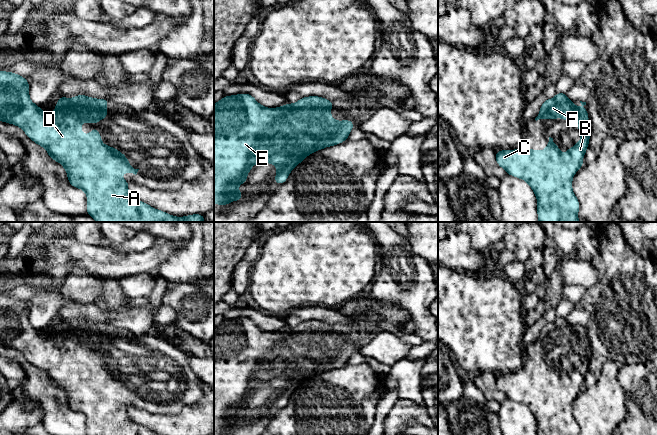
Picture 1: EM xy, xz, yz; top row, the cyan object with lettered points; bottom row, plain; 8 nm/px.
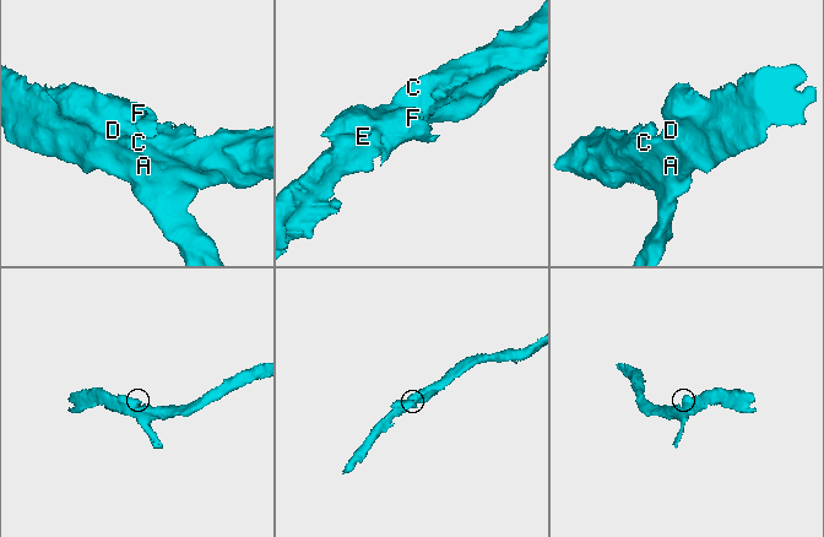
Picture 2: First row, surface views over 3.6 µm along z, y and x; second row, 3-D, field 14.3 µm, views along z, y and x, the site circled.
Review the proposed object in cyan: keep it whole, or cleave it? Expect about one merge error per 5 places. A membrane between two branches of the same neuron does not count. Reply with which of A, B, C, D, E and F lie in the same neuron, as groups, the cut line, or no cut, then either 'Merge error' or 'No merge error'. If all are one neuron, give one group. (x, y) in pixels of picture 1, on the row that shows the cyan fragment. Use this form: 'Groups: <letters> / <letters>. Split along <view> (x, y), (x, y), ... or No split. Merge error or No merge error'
Groups: A B C D E F. No split. No merge error

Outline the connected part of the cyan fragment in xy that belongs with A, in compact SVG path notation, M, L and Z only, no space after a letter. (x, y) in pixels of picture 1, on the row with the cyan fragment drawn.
M0 70L0 121L22 128L25 134L36 144L45 148L52 160L59 162L66 170L69 183L82 189L87 195L87 214L97 222L205 222L204 215L193 214L184 217L175 217L166 212L152 208L150 205L137 200L129 194L128 181L124 180L123 173L137 174L139 169L130 167L130 161L115 146L108 147L102 144L98 128L92 129L89 135L81 131L81 124L89 122L97 124L99 120L107 118L107 99L95 99L80 94L68 99L61 96L52 113L45 113L35 105L29 97L29 82L22 76Z

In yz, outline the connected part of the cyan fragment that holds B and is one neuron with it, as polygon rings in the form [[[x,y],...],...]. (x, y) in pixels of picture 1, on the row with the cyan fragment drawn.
[[[556,93],[553,99],[546,99],[541,108],[538,116],[535,120],[539,119],[556,119],[562,118],[567,121],[577,121],[578,130],[581,135],[581,140],[575,144],[572,148],[567,149],[564,155],[558,146],[554,143],[553,138],[549,137],[549,142],[546,148],[541,152],[540,150],[526,150],[526,149],[513,149],[511,151],[501,150],[496,152],[496,162],[500,167],[502,167],[506,174],[512,175],[514,177],[520,178],[526,181],[537,197],[537,214],[539,222],[580,222],[578,219],[578,211],[580,205],[577,197],[574,195],[572,190],[572,179],[575,173],[584,165],[582,160],[586,153],[587,147],[589,145],[590,132],[587,123],[590,121],[587,110],[583,107],[586,102],[580,101],[582,107],[576,107],[574,102],[570,101],[565,93]]]

